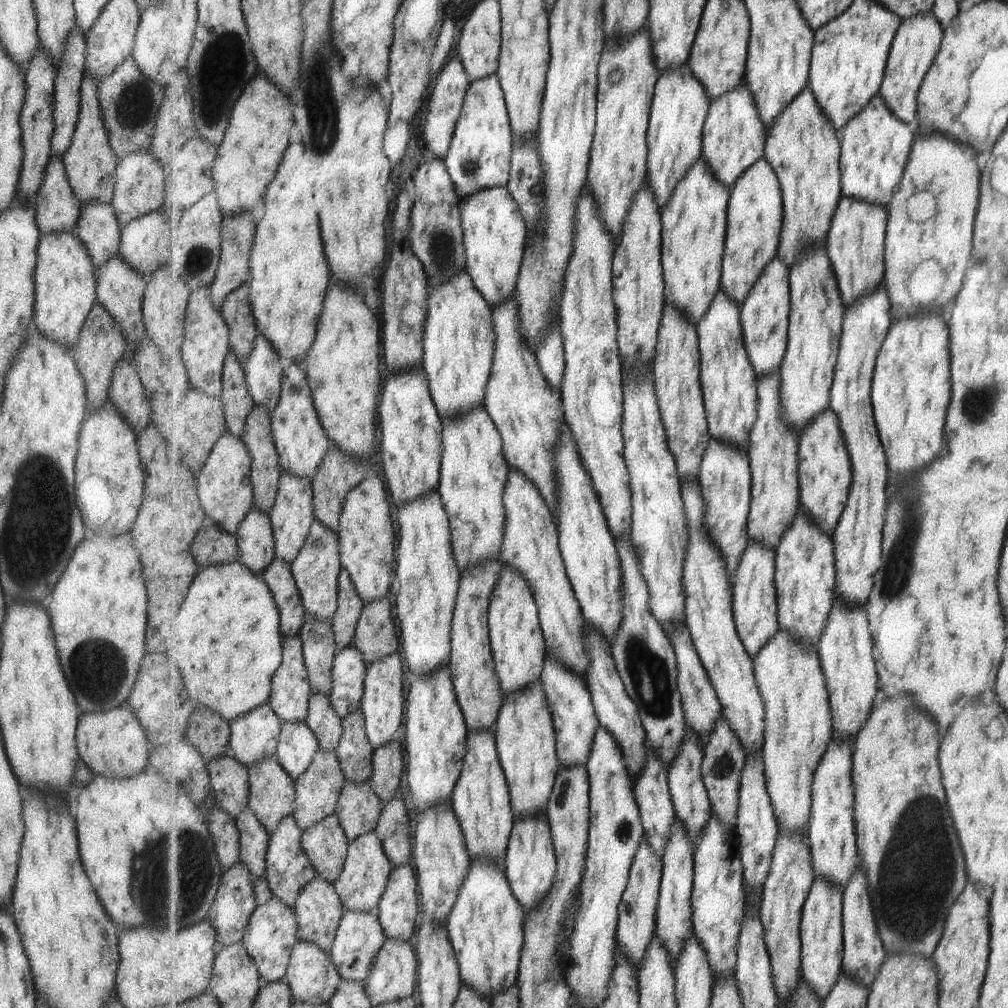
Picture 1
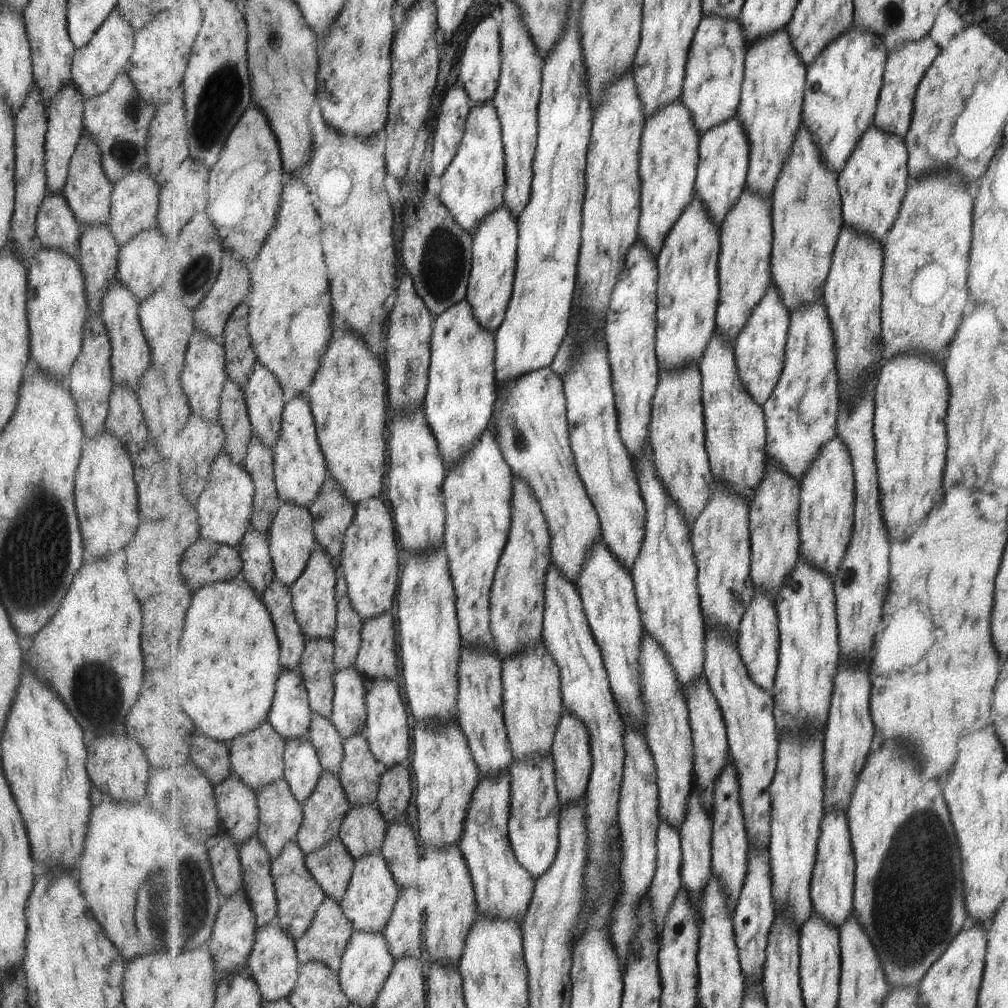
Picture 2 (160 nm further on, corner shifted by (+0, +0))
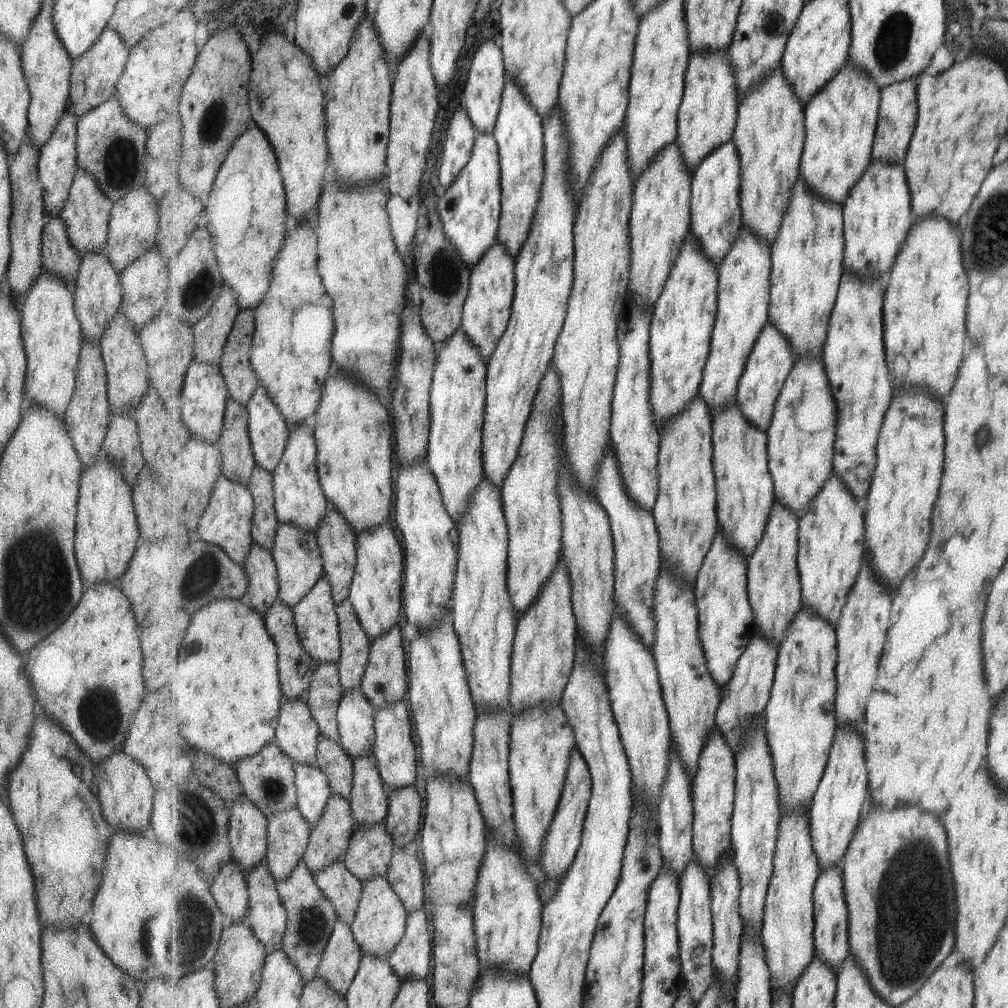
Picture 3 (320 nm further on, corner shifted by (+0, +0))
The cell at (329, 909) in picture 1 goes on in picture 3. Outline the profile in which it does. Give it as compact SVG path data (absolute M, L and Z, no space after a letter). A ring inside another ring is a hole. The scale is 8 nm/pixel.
M338 918L327 943L318 976L325 979L338 995L347 996L362 966L362 946L355 940L352 928Z

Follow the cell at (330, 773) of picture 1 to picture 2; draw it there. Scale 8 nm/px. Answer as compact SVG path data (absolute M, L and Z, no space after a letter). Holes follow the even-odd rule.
M326 771L322 780L315 789L309 801L303 805L305 816L302 828L298 832L297 843L302 847L306 855L313 854L316 850L327 846L332 840L340 836L340 828L347 813L352 809L352 804L348 802L343 783L336 774Z

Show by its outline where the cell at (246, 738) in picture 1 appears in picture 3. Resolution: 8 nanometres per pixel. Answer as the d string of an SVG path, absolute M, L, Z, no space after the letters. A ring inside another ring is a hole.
M275 738L253 757L241 759L235 766L244 794L258 806L267 818L274 814L286 813L298 806L298 788L294 763L279 746Z

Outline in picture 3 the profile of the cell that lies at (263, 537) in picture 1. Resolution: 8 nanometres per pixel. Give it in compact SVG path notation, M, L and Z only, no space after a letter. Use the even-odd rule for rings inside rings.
M254 543L244 566L250 578L248 596L251 607L265 618L267 611L279 602L280 582L274 555Z

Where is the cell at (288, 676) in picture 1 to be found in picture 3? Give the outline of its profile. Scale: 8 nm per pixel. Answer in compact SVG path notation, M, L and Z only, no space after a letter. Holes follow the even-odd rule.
M298 699L282 704L276 739L292 761L315 765L320 738L318 722L306 701Z

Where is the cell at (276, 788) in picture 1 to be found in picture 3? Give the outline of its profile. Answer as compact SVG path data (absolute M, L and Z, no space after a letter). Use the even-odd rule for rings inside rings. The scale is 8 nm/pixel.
M288 810L268 818L266 863L276 881L287 881L306 857L312 830L300 810Z

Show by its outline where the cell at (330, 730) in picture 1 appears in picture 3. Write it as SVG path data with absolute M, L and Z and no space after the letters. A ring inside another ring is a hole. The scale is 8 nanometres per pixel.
M321 736L315 765L328 776L332 794L349 801L354 790L354 760L342 745Z

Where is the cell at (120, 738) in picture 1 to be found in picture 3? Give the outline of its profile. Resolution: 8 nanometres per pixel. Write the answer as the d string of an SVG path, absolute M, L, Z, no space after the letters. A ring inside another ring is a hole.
M122 752L113 754L111 758L105 758L99 764L97 780L97 798L105 822L115 831L121 833L148 833L148 822L152 809L152 798L155 788L147 776L143 765L129 758Z

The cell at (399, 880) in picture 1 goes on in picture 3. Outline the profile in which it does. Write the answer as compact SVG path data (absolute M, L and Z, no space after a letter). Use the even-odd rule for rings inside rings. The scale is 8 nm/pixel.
M425 912L410 914L406 927L406 934L387 961L403 982L410 979L425 981L425 978L431 974L434 937L429 932L429 922Z

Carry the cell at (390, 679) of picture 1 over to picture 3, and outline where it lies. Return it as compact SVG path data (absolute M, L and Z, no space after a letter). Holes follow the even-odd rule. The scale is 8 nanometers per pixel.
M403 700L384 709L376 709L374 725L376 741L373 759L382 779L387 784L387 789L396 791L397 789L417 786L417 768L415 768L417 746L413 740L409 704L405 704L405 700Z

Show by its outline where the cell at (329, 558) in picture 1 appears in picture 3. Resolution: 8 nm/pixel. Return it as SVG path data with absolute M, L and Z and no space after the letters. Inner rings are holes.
M323 576L318 585L299 603L299 606L293 609L302 645L319 664L335 663L338 666L338 662L342 660L342 630L337 608L331 583L327 576Z

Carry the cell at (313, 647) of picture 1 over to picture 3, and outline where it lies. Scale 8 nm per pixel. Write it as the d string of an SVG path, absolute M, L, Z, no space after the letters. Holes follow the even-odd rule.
M321 663L314 671L312 685L303 698L306 698L318 722L321 736L342 744L338 710L345 690L340 680L340 670L335 663Z

